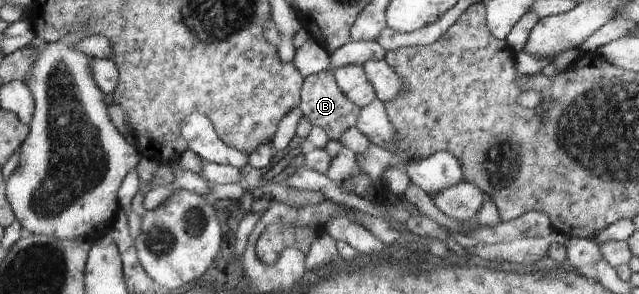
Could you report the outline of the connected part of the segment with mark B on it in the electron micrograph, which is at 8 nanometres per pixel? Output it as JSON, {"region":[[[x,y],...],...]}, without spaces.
{"region":[[[330,68],[303,78],[299,106],[303,117],[306,117],[313,127],[324,129],[329,140],[338,140],[346,129],[352,129],[360,113],[360,108],[340,91]]]}

